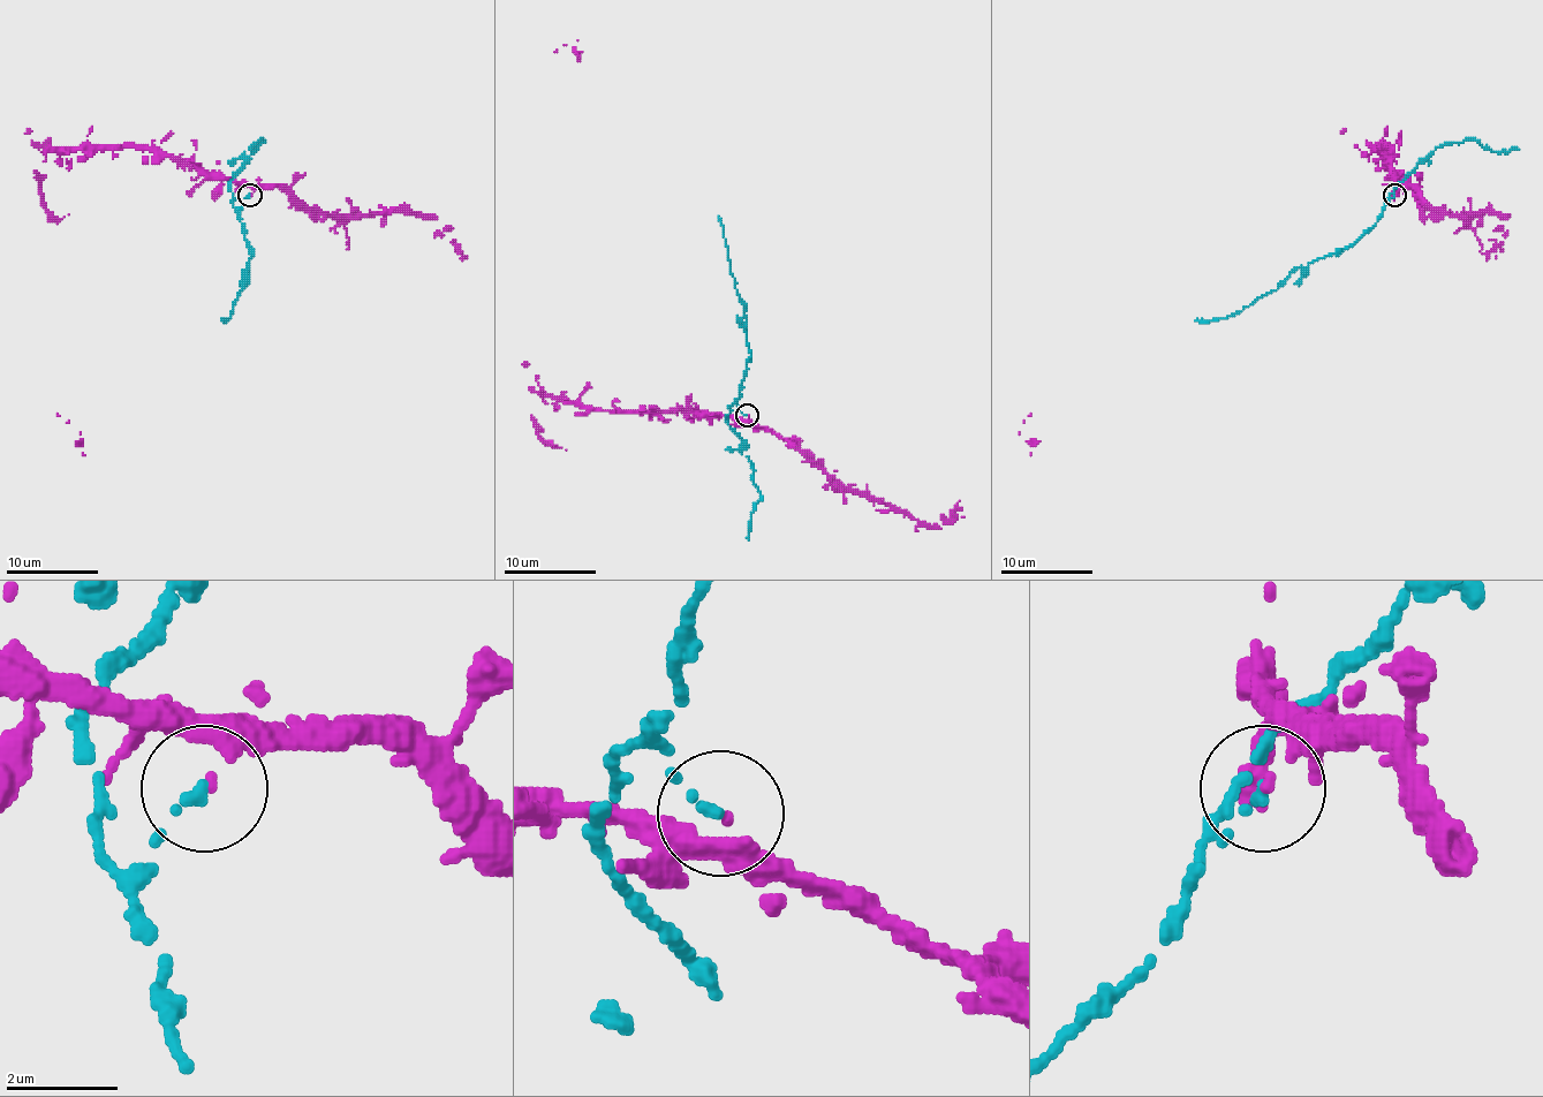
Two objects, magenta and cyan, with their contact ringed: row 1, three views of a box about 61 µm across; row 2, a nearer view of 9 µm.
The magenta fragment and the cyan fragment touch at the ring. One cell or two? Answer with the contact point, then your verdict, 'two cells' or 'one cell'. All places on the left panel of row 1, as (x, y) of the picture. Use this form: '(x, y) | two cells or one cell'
(250, 195) | two cells

